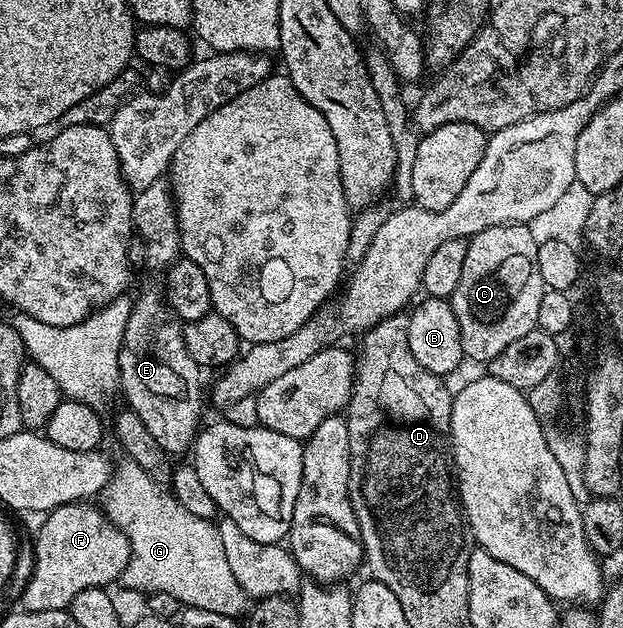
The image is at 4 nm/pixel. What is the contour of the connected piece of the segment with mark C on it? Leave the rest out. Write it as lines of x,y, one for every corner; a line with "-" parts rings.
504,223
468,240
467,261
459,277
459,289
451,300
466,360
488,365
511,341
519,341
537,327
539,301
546,285
539,277
537,242
523,223

